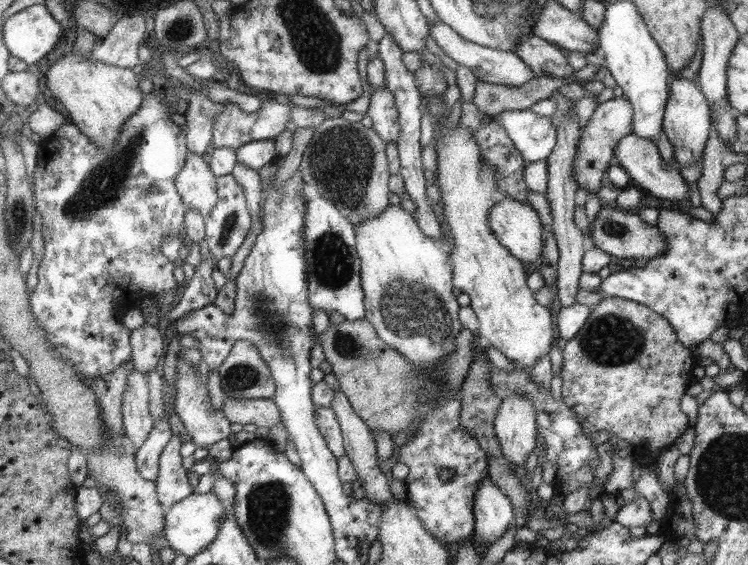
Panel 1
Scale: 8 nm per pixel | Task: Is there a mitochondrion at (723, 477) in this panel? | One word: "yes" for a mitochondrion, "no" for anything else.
yes

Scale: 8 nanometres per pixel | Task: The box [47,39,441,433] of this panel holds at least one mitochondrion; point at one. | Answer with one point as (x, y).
(340, 160)

